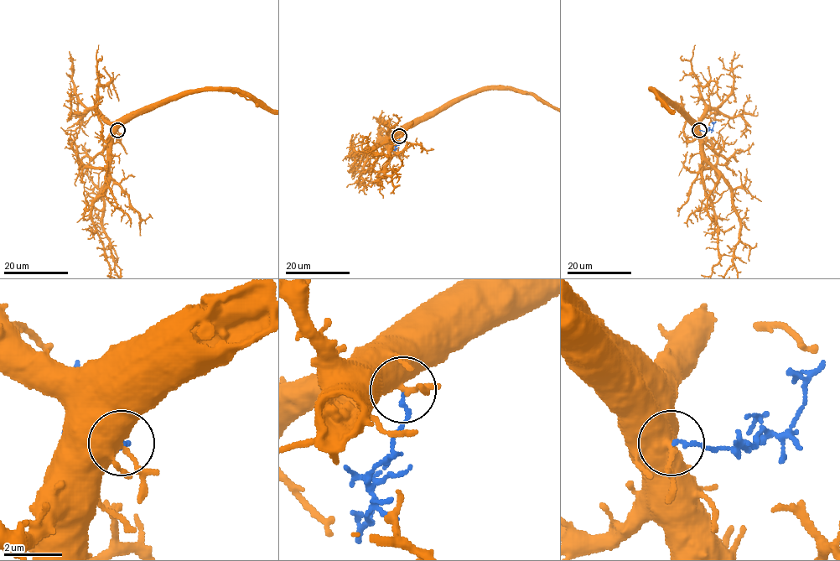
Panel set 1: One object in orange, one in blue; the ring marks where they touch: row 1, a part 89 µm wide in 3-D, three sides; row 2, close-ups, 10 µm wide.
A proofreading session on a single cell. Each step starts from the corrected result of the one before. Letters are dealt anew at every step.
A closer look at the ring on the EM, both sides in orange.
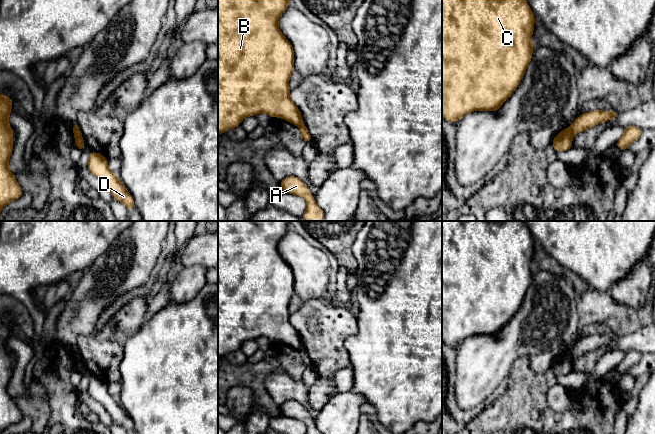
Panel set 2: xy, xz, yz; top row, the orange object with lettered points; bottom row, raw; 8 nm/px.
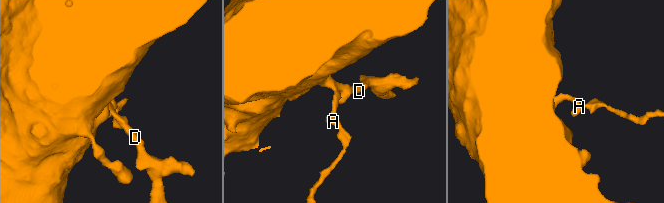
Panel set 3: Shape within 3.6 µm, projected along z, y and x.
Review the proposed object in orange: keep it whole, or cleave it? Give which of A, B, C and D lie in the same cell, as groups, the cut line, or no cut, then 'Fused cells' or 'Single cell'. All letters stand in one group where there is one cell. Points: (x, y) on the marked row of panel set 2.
Groups: A / B C D. Split along xy (73, 127), (82, 141). Fused cells

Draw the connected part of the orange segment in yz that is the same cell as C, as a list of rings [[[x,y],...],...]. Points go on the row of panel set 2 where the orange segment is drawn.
[[[442,0],[442,117],[449,122],[460,121],[467,113],[484,110],[498,111],[520,84],[532,59],[532,33],[535,16],[526,0]]]

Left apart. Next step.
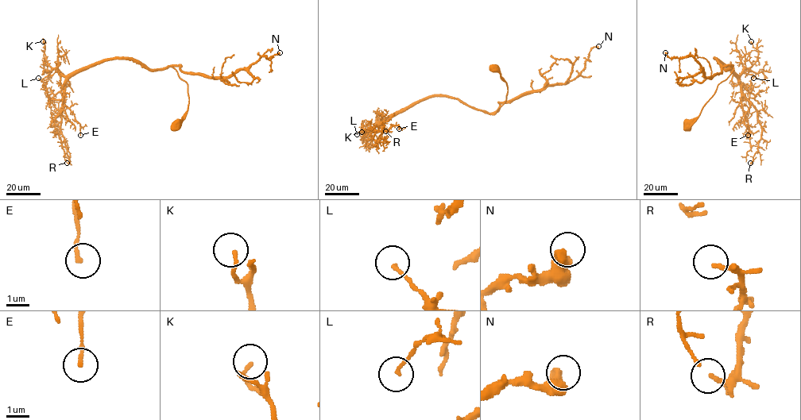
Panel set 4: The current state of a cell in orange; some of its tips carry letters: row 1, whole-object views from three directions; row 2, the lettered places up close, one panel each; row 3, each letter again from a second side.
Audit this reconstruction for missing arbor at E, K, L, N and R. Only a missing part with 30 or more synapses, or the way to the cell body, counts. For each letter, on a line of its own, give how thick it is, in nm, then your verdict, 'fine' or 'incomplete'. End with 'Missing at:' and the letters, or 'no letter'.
E: 180 nm | fine
K: 140 nm | fine
L: 140 nm | fine
N: 440 nm | fine
R: 180 nm | fine
Missing at: no letter

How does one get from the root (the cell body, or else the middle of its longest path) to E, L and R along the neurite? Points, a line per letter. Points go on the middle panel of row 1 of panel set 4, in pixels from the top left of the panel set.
E: (496, 67), (507, 94), (494, 114), (433, 96), (394, 112), (382, 127), (399, 129)
L: (496, 67), (506, 83), (507, 94), (494, 114), (455, 98), (433, 96), (415, 101), (357, 134)
R: (496, 67), (507, 94), (494, 114), (433, 96), (394, 112), (384, 122), (379, 142), (388, 136), (385, 131)

